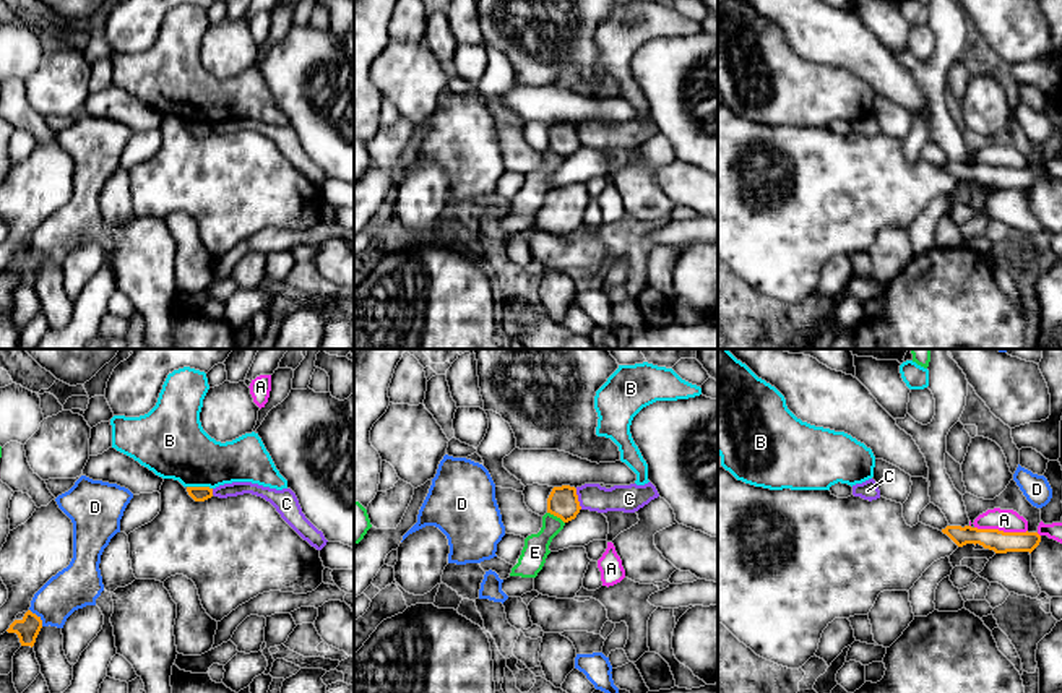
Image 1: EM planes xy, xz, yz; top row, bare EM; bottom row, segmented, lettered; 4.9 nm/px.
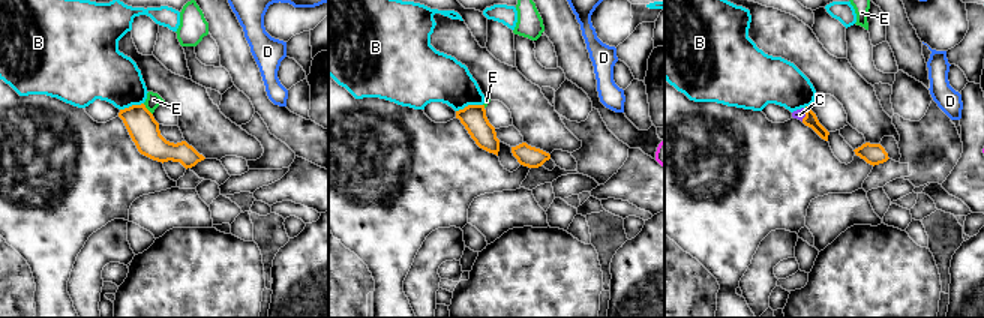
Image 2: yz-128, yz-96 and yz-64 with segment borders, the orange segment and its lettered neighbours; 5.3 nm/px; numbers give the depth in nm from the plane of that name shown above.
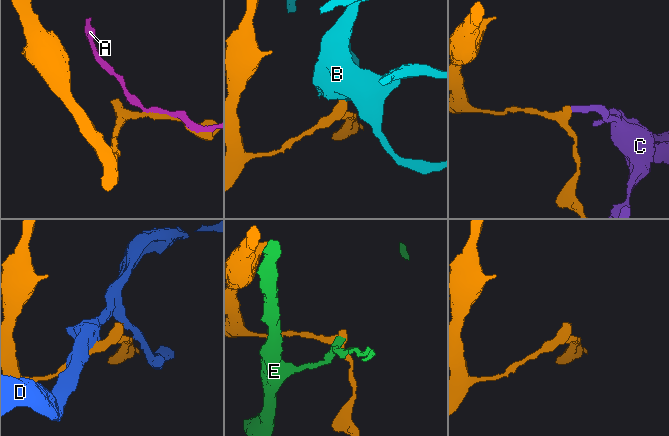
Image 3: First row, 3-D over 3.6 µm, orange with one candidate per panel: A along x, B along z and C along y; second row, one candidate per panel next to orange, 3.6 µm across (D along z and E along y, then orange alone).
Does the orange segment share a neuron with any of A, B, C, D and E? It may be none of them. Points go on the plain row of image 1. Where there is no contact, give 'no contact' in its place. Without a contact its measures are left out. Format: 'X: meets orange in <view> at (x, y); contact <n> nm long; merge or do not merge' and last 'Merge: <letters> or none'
A: meets orange in yz at (1001, 167); contact 260 nm long; do not merge
B: meets orange in xy at (200, 124); contact 130 nm long; do not merge
C: meets orange in xz at (577, 135); contact 110 nm long; do not merge
D: meets orange in xy at (38, 253); contact 110 nm long; do not merge
E: meets orange in xz at (556, 151); contact 110 nm long; do not merge
Merge: none

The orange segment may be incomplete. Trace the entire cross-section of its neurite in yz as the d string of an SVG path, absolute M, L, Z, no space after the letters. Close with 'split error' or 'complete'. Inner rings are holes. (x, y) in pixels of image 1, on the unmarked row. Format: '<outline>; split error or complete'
M947 162L942 166L958 183L966 180L979 180L984 185L994 187L995 190L1007 188L1033 188L1041 172L1038 169L1004 169L999 166L978 166L971 162Z; complete

